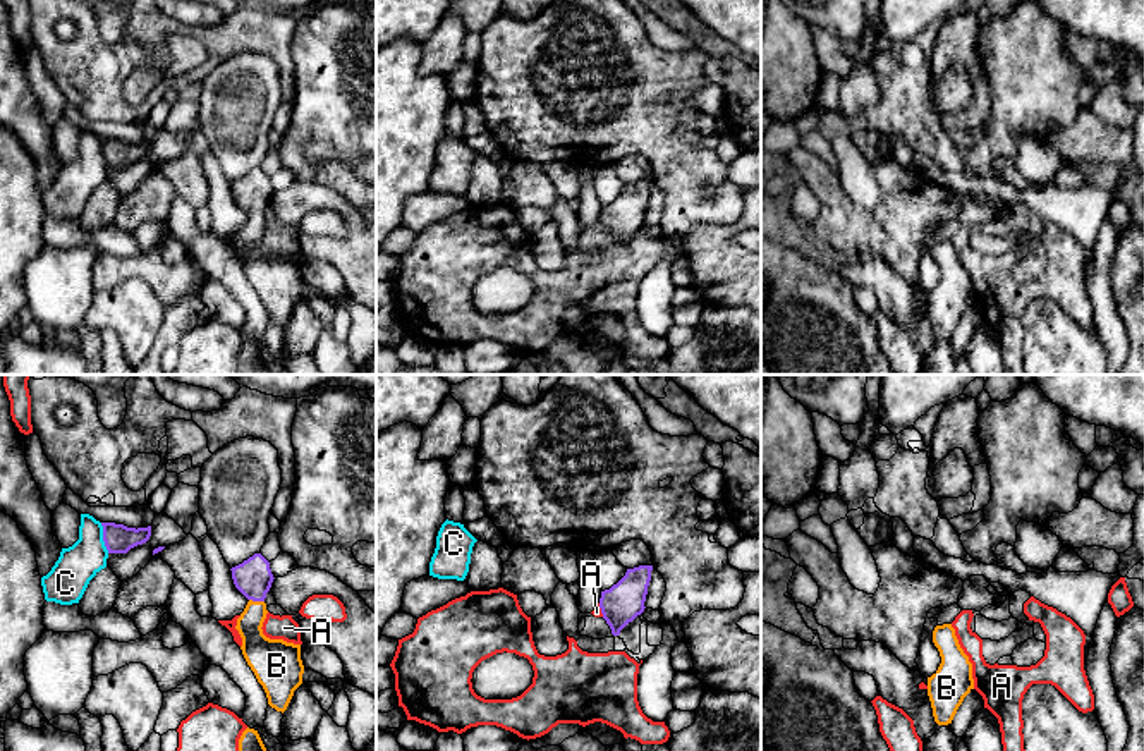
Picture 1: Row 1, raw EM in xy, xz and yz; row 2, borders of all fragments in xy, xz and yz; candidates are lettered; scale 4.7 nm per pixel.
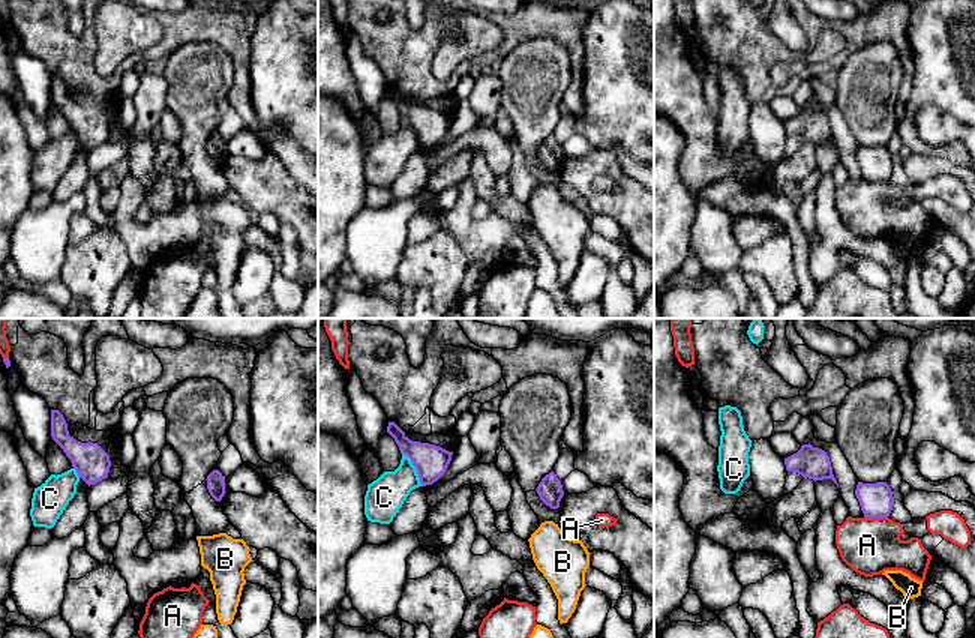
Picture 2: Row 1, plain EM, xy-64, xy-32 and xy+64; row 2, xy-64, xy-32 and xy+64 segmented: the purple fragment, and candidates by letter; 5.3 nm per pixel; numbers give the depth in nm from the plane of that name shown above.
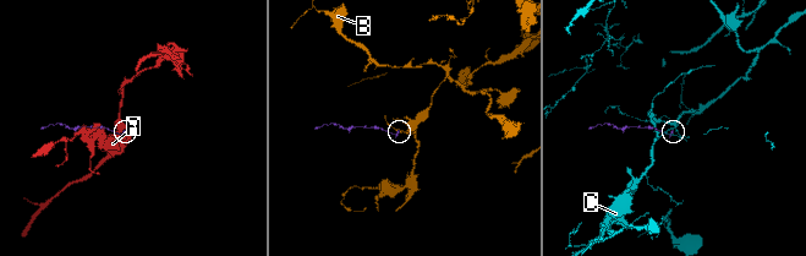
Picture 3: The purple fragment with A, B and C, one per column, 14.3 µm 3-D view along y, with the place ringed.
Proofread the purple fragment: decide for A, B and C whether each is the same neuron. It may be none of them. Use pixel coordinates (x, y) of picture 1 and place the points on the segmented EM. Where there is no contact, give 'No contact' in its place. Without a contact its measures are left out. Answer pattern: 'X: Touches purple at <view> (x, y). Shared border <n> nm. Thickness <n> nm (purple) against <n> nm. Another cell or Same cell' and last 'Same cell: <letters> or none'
A: Touches purple at xz (602, 610). Shared border 70 nm. Thickness 180 nm (purple) against 50 nm. Another cell
B: Touches purple at xy (256, 600). Shared border 70 nm. Thickness 180 nm (purple) against 160 nm. Same cell
C: Touches purple at xy (103, 538). Shared border 150 nm. Thickness 140 nm (purple) against 190 nm. Another cell
Same cell: B

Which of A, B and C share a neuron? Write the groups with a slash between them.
A / B / C

